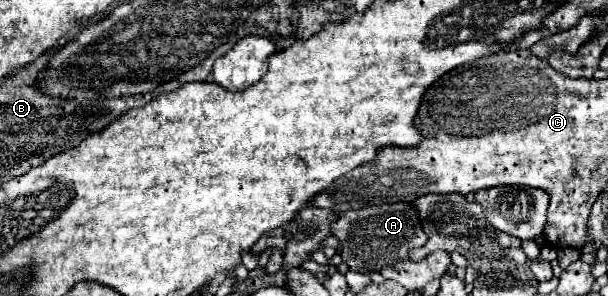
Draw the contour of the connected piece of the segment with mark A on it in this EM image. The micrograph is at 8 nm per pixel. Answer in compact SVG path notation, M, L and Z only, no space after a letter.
M408 203L378 205L378 207L366 207L366 209L342 213L338 215L338 221L332 225L332 231L340 239L342 243L340 255L350 265L352 271L358 271L360 265L368 273L380 271L388 263L408 259L408 251L412 247L422 247L426 243L418 215Z

